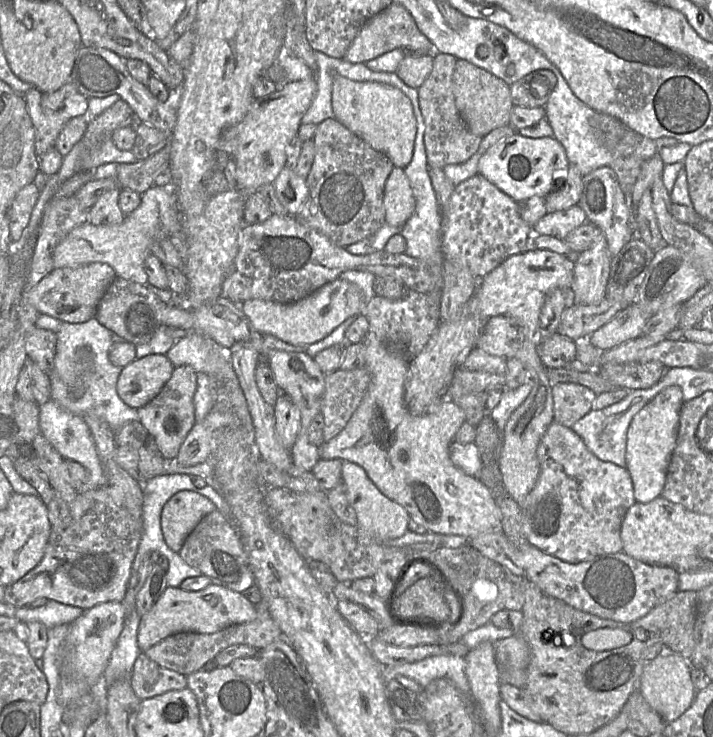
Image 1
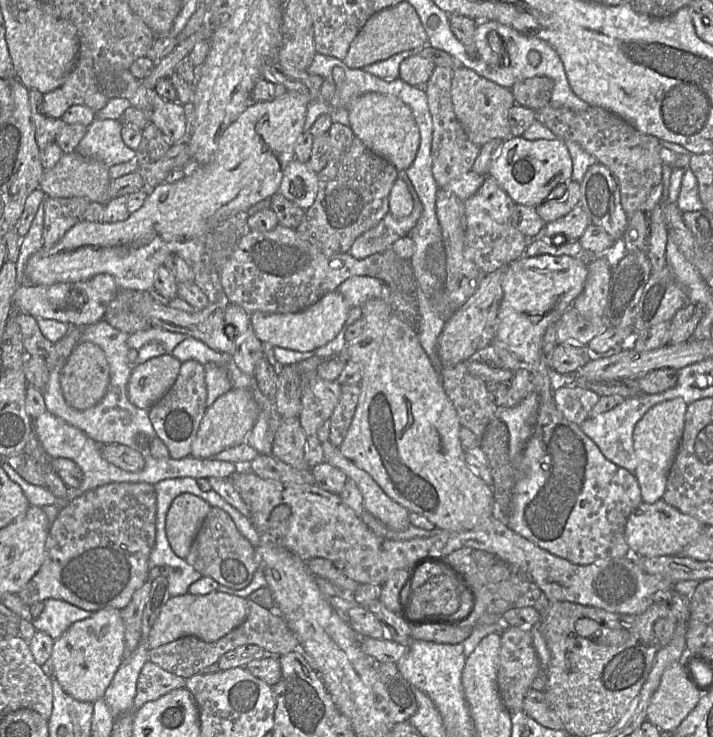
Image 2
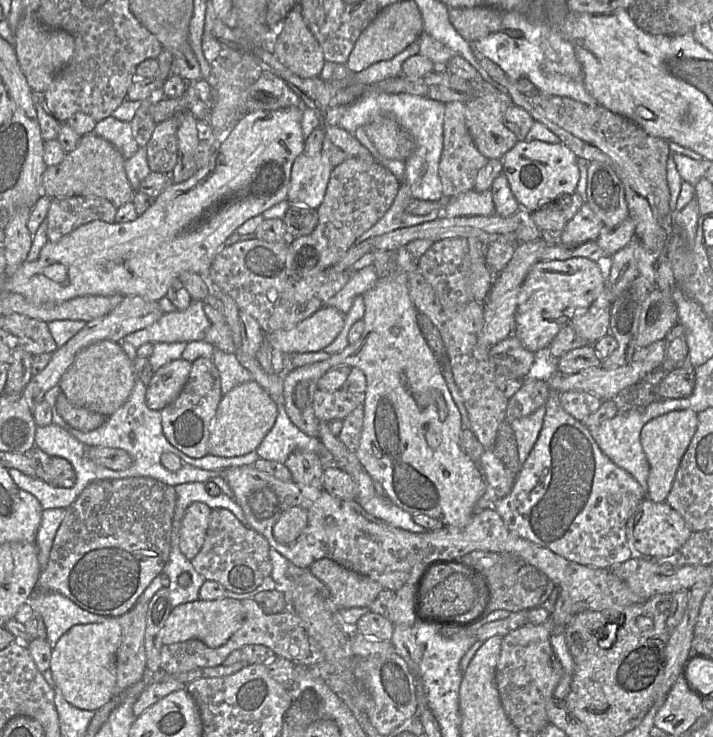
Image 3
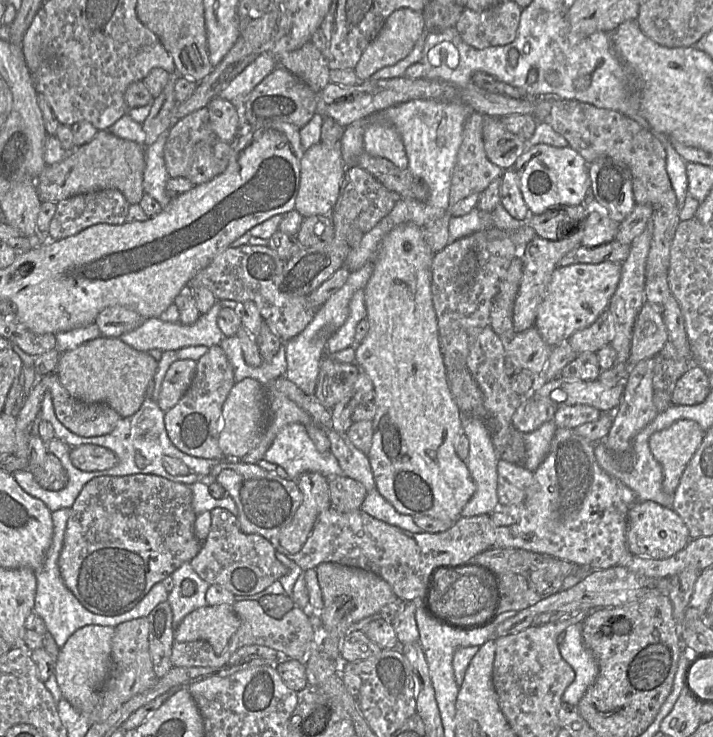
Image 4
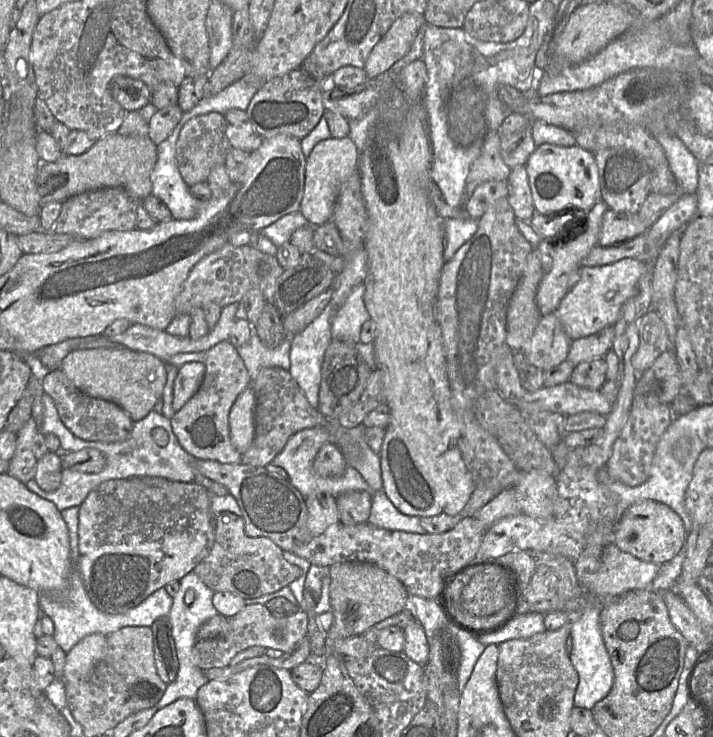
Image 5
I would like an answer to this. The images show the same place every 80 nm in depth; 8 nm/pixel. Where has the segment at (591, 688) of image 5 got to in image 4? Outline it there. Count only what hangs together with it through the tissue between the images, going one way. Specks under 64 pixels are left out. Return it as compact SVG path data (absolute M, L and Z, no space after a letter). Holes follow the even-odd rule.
M582 623L569 626L558 636L558 644L562 658L575 672L575 679L566 688L562 699L571 706L577 706L598 677L598 662L583 640Z

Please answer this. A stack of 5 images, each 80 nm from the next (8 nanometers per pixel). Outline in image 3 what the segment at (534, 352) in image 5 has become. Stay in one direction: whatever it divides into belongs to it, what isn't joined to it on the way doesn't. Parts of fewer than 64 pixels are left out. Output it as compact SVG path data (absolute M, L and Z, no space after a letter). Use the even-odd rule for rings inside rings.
M514 335L508 336L489 349L490 360L497 367L508 367L520 377L529 375L536 354L529 351Z

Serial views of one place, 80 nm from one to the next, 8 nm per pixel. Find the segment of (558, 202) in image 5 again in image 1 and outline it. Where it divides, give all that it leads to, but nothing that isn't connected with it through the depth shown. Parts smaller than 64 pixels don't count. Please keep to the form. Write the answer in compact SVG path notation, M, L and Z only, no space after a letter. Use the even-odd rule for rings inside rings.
M515 133L485 152L478 161L478 175L486 178L515 202L519 202L533 196L545 198L557 180L565 181L569 167L565 148L557 139L527 138Z

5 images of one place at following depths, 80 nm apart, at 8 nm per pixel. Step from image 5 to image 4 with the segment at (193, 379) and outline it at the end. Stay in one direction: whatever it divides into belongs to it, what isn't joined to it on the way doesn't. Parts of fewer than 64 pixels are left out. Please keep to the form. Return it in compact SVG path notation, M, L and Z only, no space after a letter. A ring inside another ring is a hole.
M176 360L170 365L156 401L163 412L173 408L186 393L195 376L196 365L194 360Z

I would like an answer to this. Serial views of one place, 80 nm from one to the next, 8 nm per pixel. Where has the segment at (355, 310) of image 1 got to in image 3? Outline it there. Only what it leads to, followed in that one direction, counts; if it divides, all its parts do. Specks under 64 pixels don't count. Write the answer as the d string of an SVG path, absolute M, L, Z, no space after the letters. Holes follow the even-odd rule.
M325 305L289 330L265 333L274 350L287 353L322 351L343 329L346 315Z

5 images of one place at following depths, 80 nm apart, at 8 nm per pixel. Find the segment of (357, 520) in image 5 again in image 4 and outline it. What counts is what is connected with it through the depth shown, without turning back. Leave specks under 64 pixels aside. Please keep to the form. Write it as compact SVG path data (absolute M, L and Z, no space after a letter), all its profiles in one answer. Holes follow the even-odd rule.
M346 475L328 479L331 507L339 512L352 512L361 509L368 492L364 485Z

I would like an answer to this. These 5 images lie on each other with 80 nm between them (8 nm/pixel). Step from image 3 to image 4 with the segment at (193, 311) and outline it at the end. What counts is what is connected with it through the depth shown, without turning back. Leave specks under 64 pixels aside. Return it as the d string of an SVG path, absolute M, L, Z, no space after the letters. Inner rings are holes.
M216 301L209 312L200 314L197 321L191 325L184 325L181 322L169 323L162 321L160 318L150 318L133 331L121 335L119 339L133 349L141 352L148 352L152 349L161 352L178 351L190 346L206 346L210 348L218 345L225 337L217 325L217 317L223 306L220 302Z

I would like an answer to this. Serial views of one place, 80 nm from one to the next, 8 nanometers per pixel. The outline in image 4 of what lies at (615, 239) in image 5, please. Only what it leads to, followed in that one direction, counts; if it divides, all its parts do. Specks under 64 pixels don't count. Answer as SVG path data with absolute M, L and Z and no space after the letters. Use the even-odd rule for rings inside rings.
M591 192L588 193L588 214L583 223L582 245L596 247L615 241L619 231L620 222L613 220L608 211L599 206Z

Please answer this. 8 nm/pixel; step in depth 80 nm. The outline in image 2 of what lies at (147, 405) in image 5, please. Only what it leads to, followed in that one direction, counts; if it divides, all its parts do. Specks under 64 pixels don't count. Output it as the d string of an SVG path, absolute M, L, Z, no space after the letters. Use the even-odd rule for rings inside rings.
M79 343L66 360L60 384L66 402L78 410L95 406L106 394L109 365L103 350L94 343Z

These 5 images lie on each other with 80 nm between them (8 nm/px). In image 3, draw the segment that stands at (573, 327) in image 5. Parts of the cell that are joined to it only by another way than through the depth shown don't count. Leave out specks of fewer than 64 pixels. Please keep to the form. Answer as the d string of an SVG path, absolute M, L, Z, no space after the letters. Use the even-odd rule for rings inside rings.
M575 257L540 260L534 264L519 292L513 335L535 354L548 348L561 328L572 321L575 313L587 309L605 289L611 262L611 257L603 257L597 262Z

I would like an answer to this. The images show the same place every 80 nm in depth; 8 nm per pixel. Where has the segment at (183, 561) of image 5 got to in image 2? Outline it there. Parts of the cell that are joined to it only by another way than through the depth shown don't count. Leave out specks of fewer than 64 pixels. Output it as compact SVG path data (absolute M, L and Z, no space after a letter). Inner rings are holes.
M145 482L109 483L63 504L49 526L42 566L16 595L29 606L47 599L58 599L91 612L107 608L121 611L148 578L148 561L156 538L156 512L154 486Z

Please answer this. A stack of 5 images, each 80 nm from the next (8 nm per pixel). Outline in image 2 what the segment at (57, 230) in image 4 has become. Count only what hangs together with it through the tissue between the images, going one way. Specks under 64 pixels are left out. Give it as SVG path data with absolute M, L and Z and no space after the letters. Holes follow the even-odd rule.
M50 198L43 201L43 247L55 245L68 230L81 222L102 222L104 204L87 198Z

